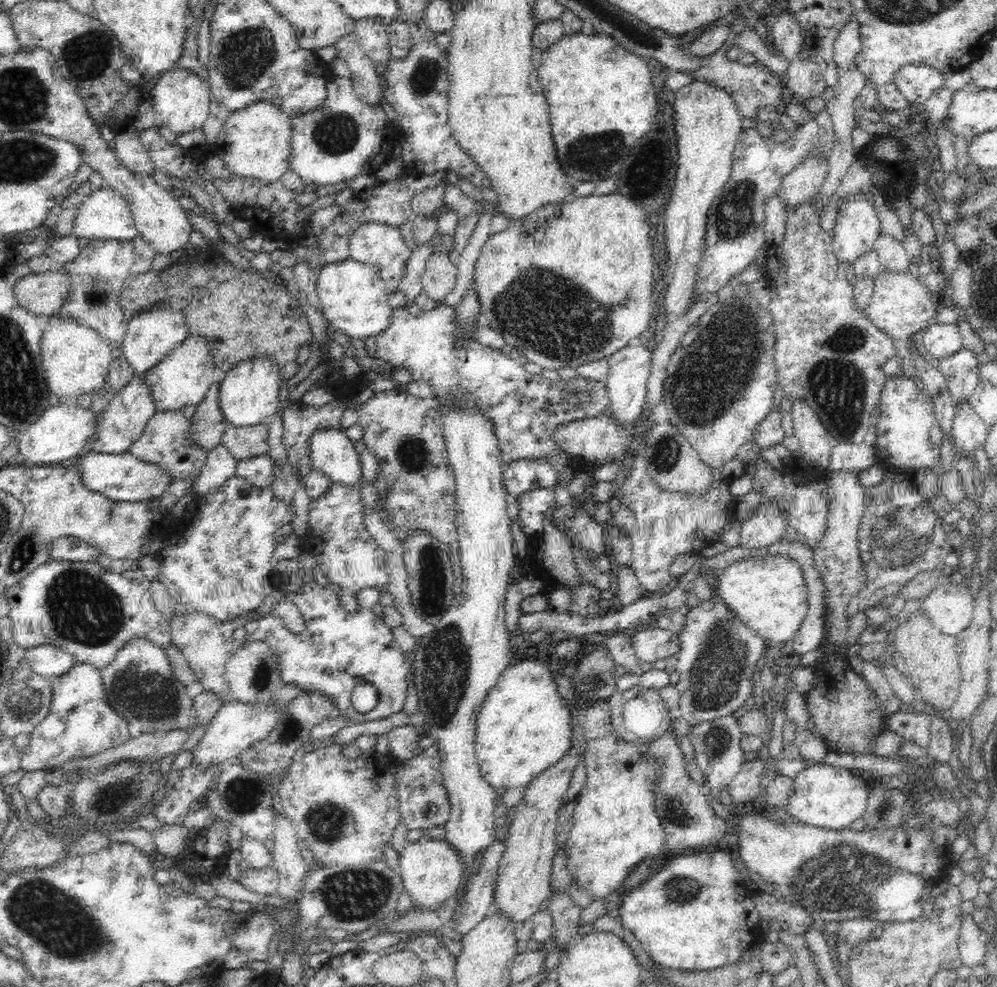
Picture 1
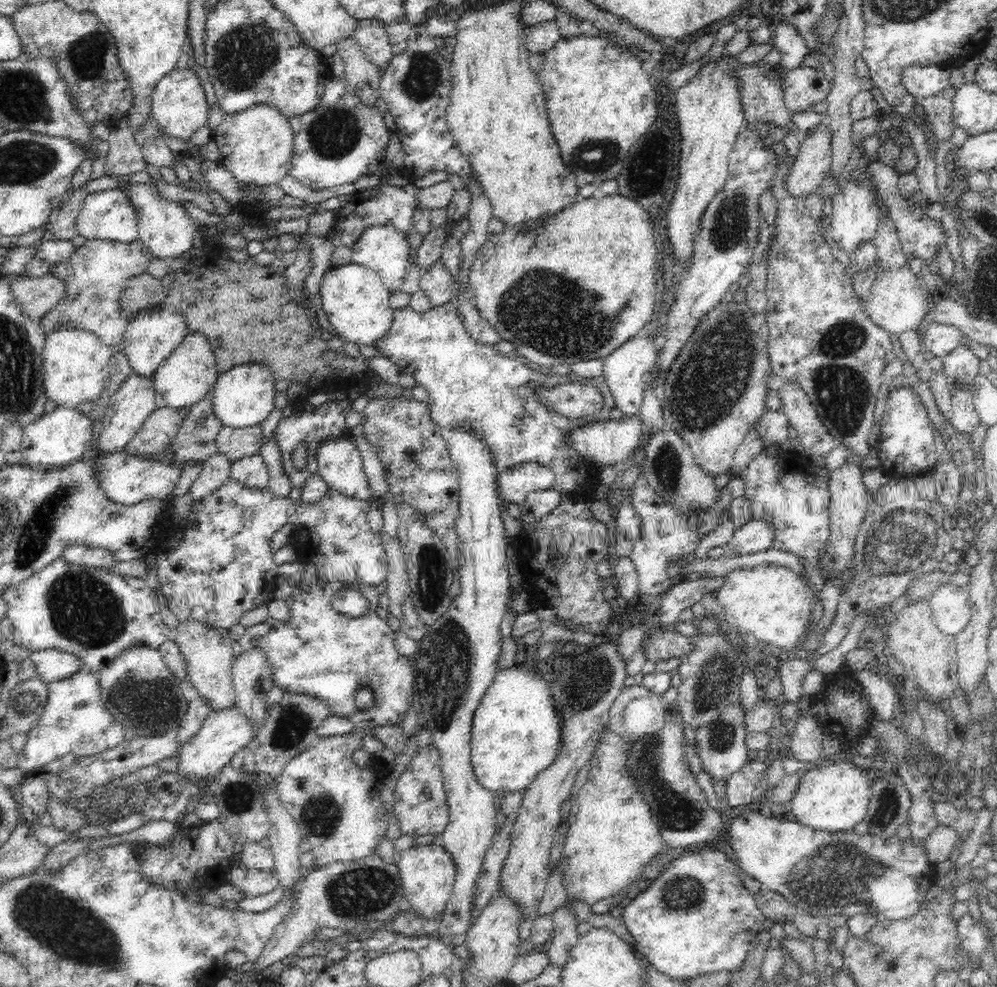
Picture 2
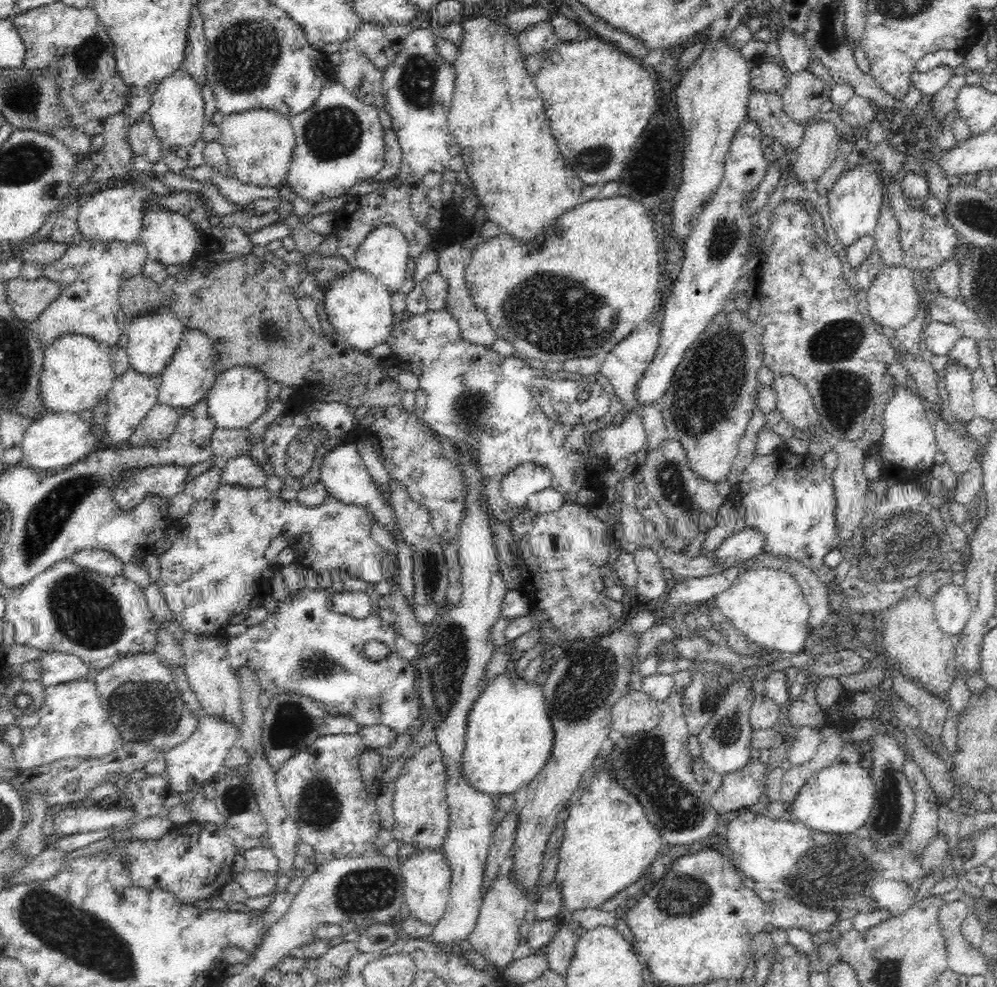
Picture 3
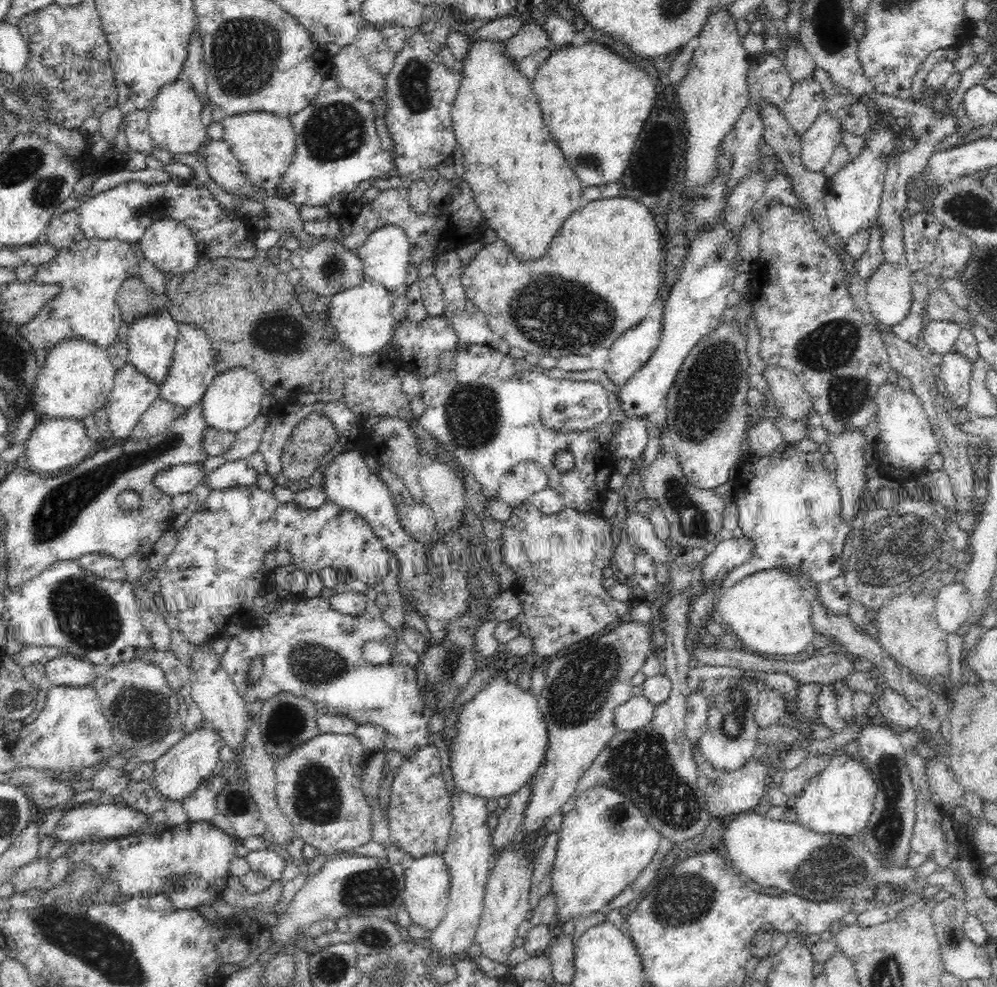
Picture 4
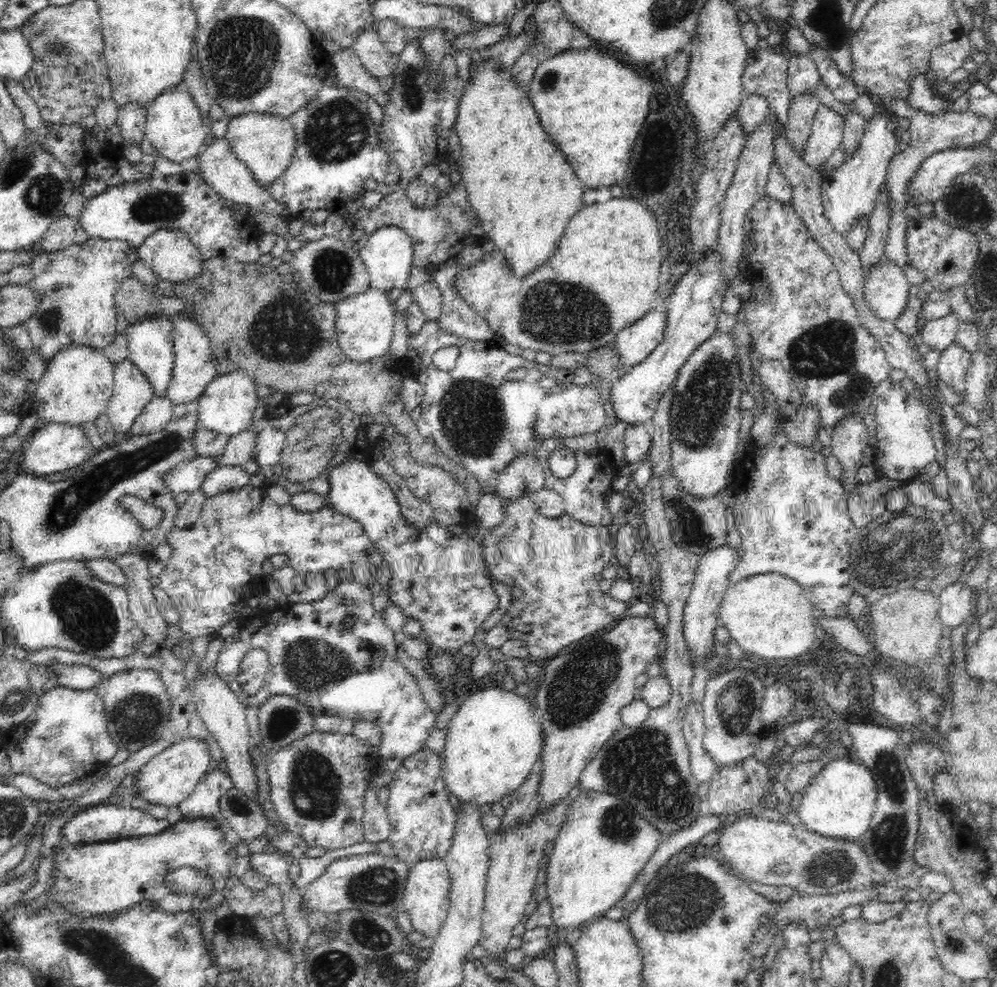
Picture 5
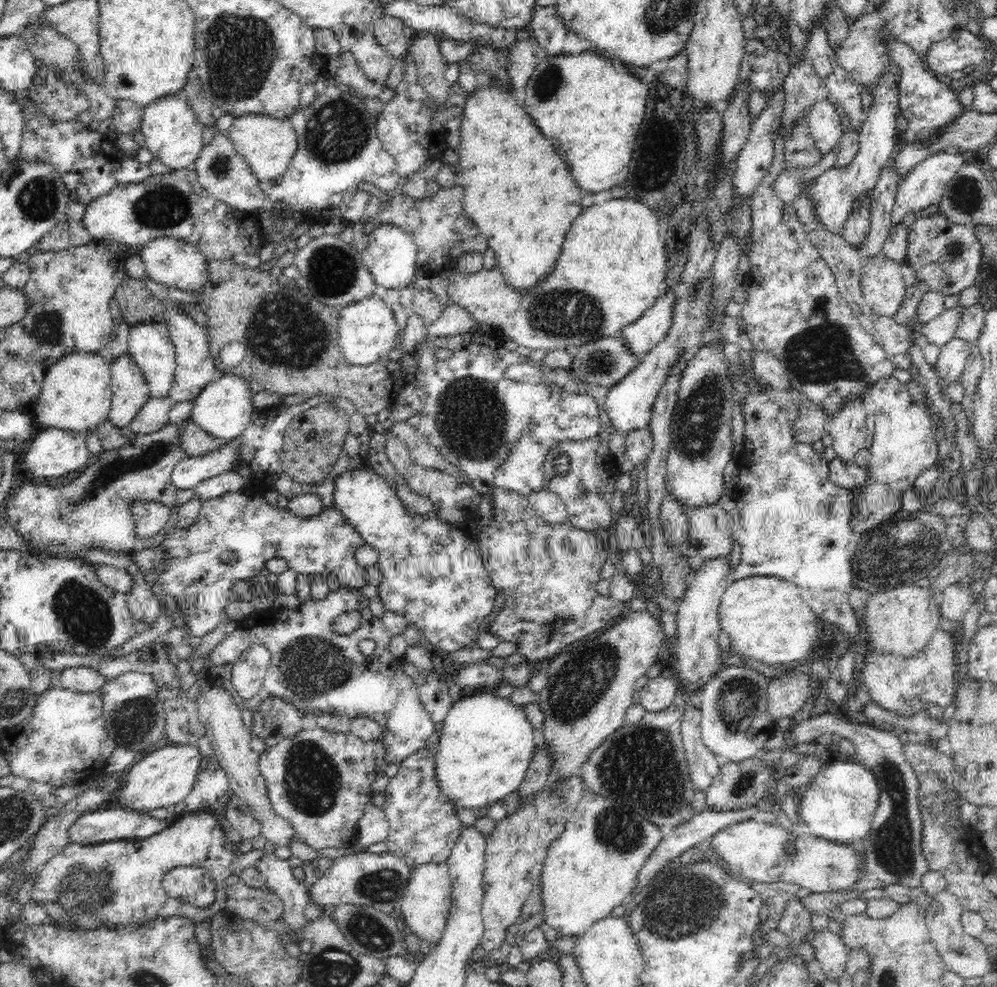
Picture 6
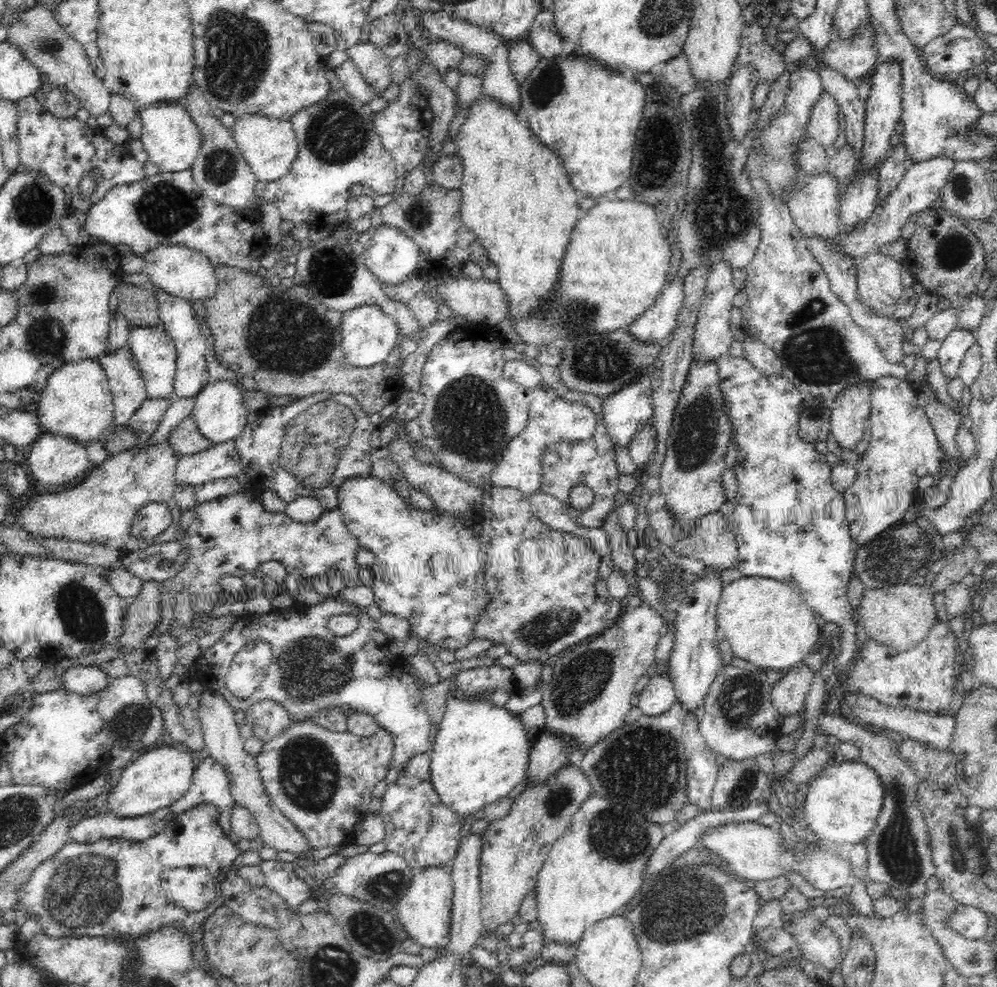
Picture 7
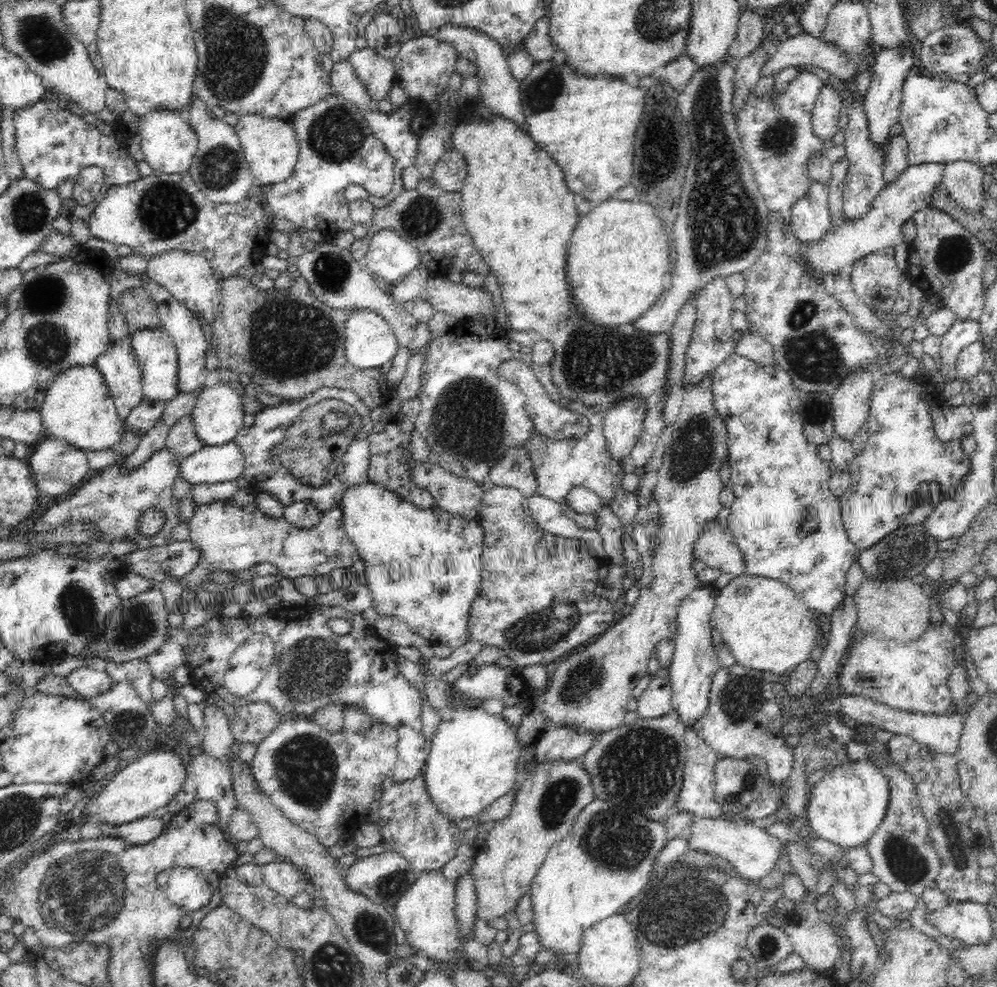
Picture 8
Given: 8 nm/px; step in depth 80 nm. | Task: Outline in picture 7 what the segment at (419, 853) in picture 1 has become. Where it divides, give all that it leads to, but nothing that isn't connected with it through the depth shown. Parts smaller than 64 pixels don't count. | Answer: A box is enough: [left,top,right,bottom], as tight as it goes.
[396,866,453,952]

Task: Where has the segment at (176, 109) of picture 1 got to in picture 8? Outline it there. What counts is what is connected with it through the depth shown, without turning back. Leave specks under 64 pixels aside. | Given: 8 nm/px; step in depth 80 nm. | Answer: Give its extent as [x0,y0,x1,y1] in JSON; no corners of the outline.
[138,110,198,174]

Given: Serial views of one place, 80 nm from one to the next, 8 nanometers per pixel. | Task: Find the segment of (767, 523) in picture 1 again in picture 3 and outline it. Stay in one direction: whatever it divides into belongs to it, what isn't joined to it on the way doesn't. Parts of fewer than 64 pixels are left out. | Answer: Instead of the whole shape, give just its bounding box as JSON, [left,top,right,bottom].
[714,528,764,570]

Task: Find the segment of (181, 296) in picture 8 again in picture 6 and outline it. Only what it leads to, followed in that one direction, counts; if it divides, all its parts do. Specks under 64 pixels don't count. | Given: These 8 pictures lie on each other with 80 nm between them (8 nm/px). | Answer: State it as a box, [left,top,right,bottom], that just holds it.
[134,236,209,293]

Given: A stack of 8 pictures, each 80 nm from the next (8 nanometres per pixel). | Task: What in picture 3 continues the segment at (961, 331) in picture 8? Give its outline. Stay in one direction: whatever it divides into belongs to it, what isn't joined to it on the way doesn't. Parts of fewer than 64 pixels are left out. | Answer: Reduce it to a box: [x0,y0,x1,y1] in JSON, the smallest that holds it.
[944,364,976,424]

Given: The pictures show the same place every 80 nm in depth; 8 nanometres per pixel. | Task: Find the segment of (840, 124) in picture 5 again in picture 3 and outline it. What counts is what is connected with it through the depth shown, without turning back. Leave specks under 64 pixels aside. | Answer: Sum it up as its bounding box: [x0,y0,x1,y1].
[793,121,839,185]

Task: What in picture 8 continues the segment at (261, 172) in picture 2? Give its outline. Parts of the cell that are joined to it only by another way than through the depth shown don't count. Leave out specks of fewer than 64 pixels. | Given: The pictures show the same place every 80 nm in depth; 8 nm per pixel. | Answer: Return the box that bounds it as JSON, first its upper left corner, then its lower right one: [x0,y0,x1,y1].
[233,114,299,185]

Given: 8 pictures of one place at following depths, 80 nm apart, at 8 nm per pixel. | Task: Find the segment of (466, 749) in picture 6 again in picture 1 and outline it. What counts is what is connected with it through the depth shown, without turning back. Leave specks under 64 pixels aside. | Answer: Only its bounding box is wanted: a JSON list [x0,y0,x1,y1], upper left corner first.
[475,655,574,791]

